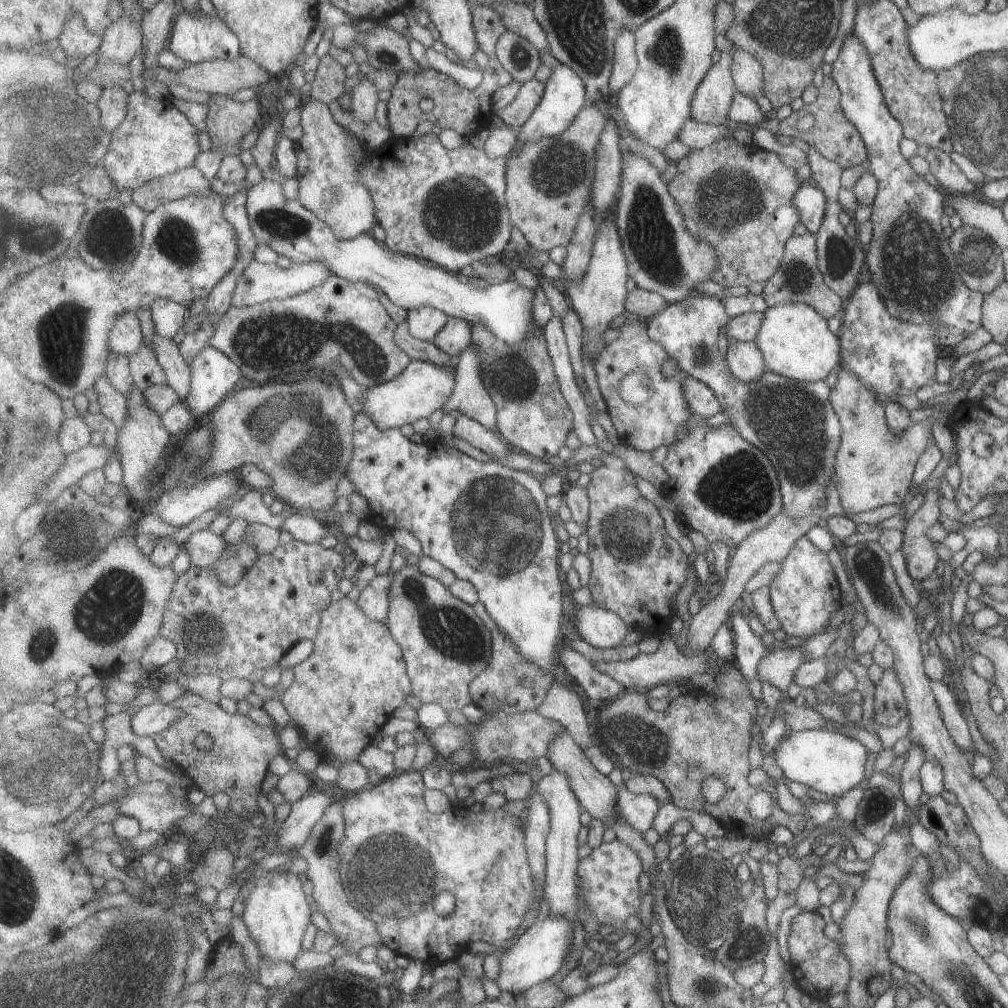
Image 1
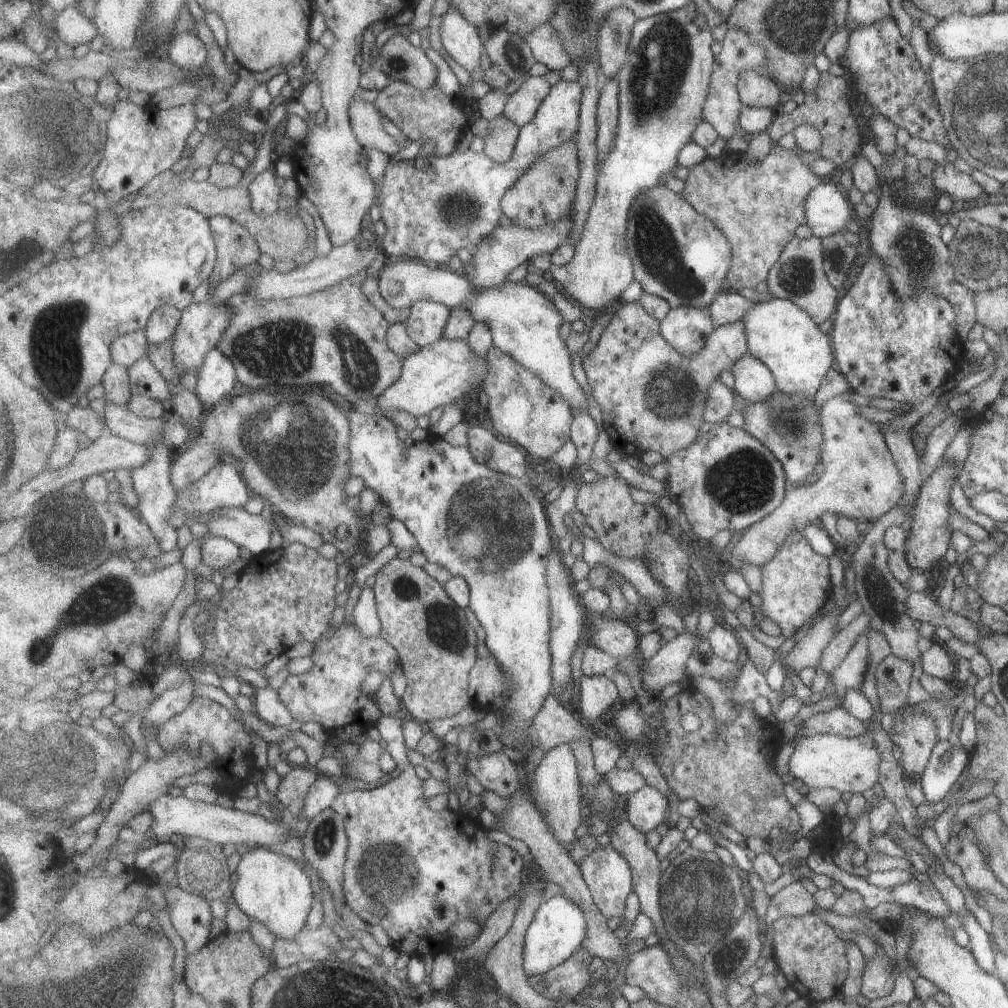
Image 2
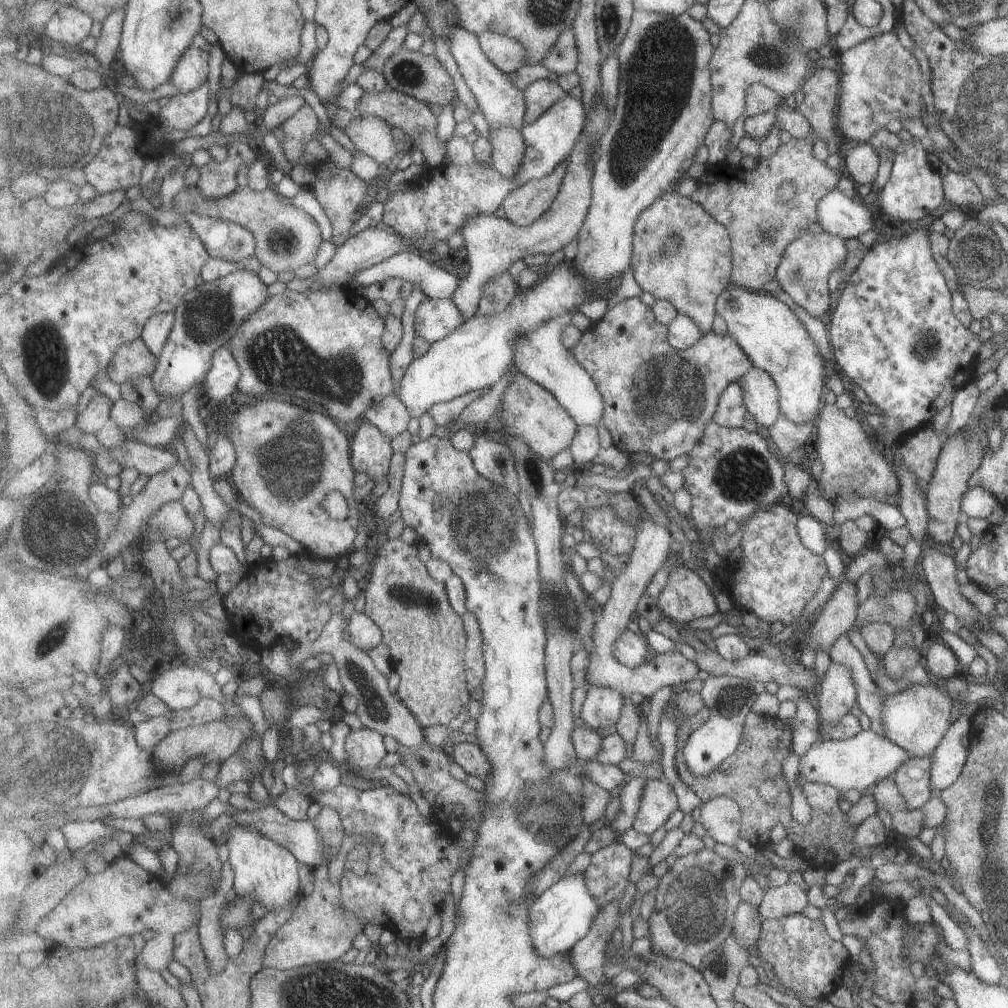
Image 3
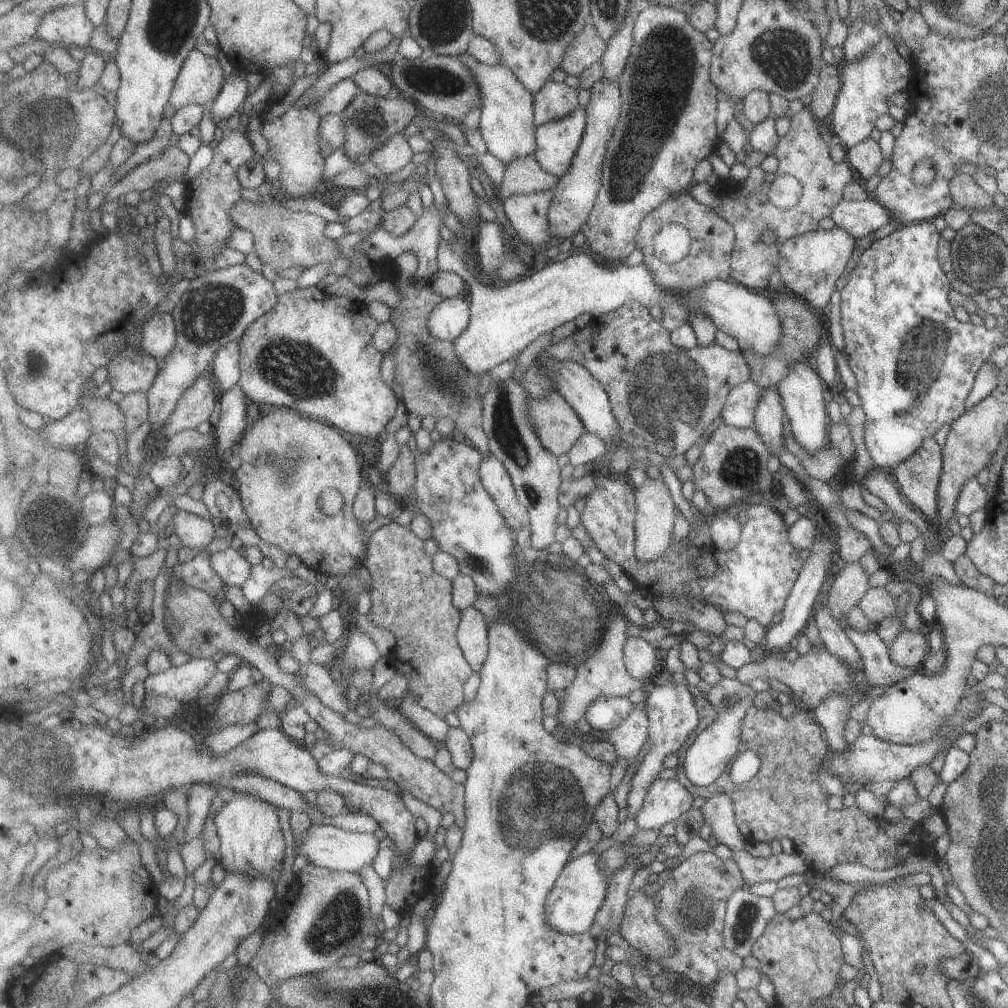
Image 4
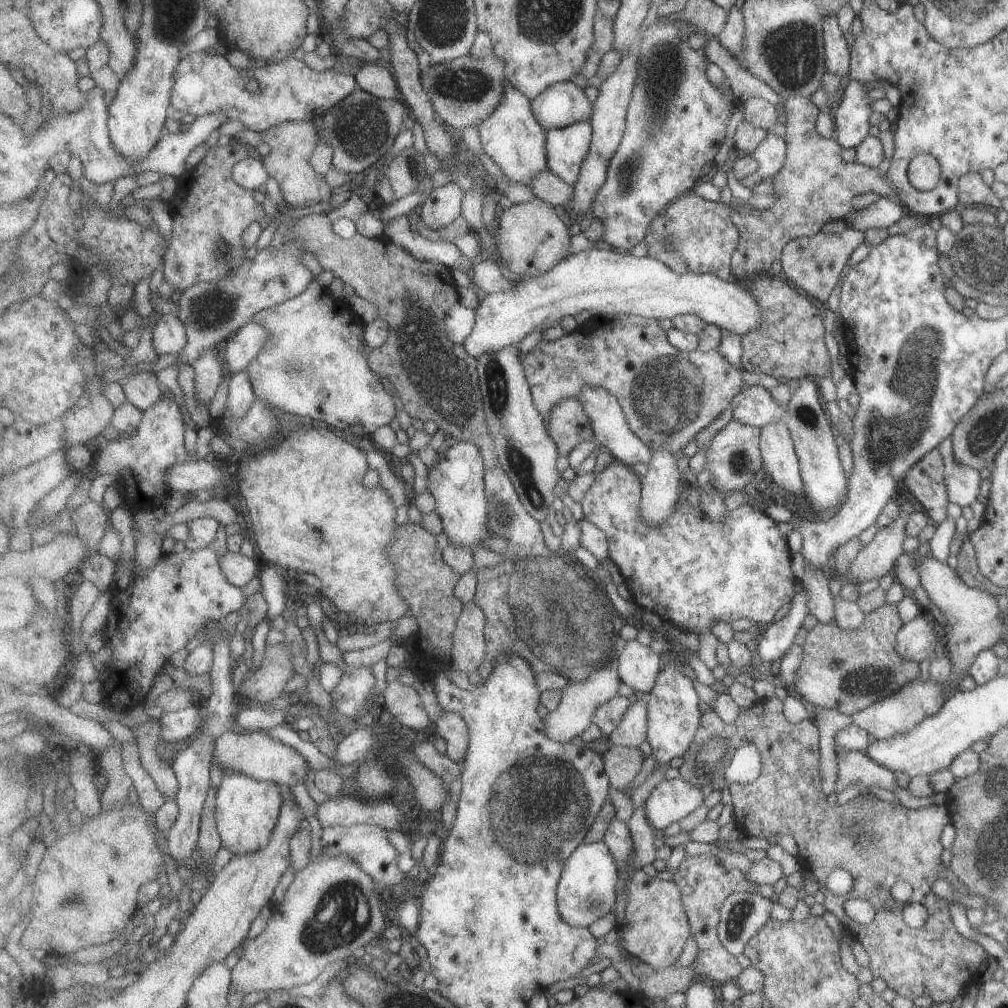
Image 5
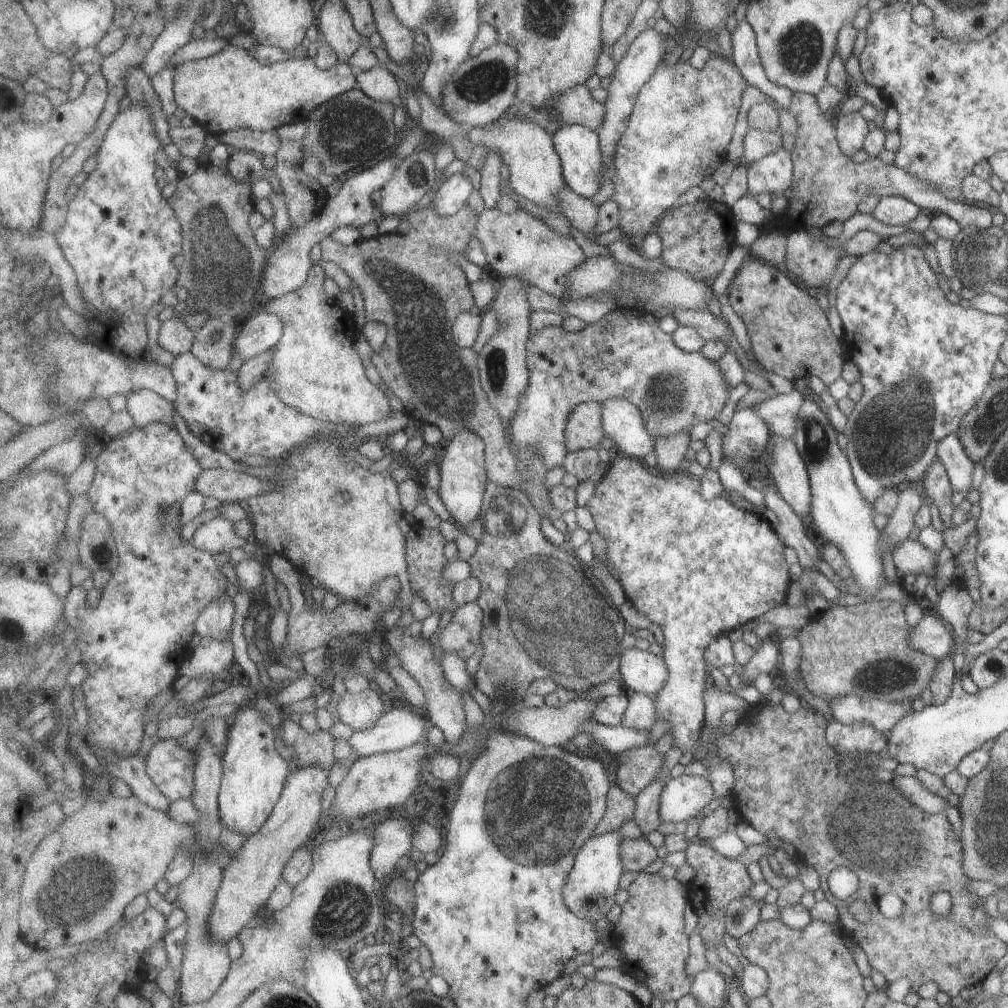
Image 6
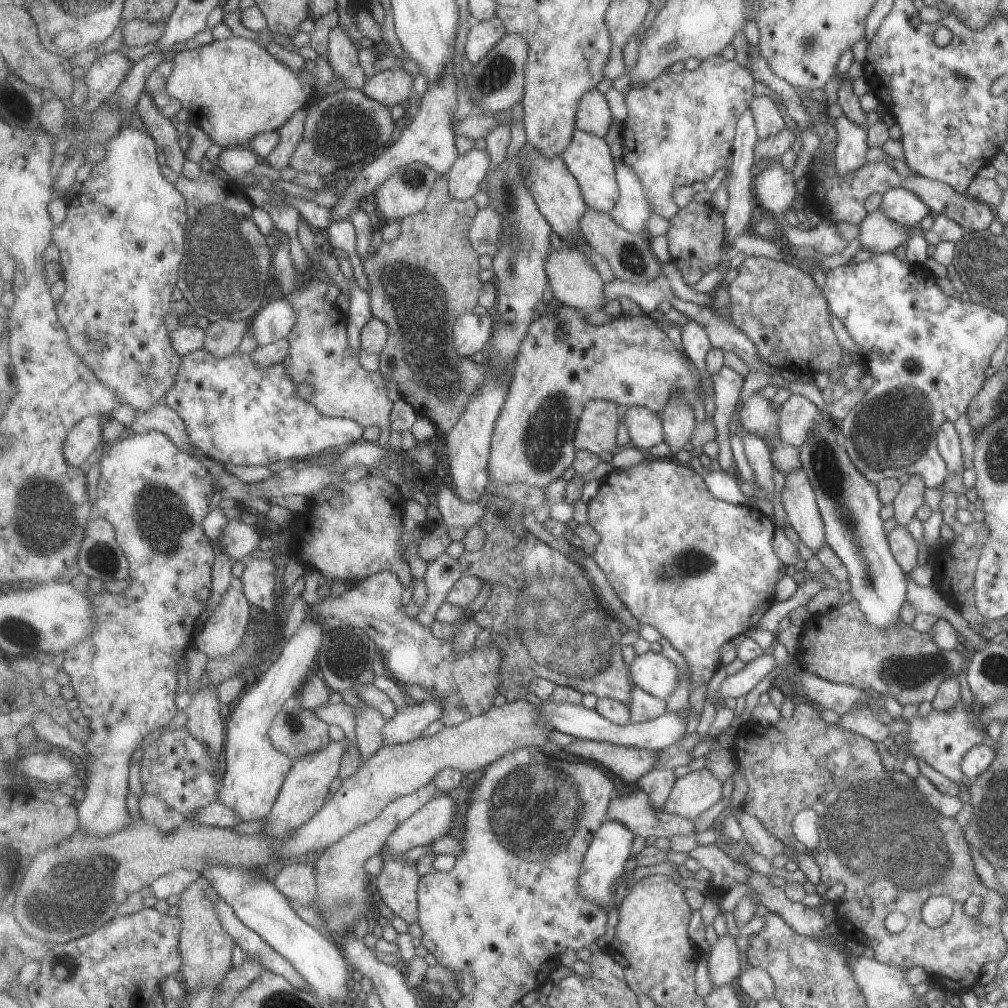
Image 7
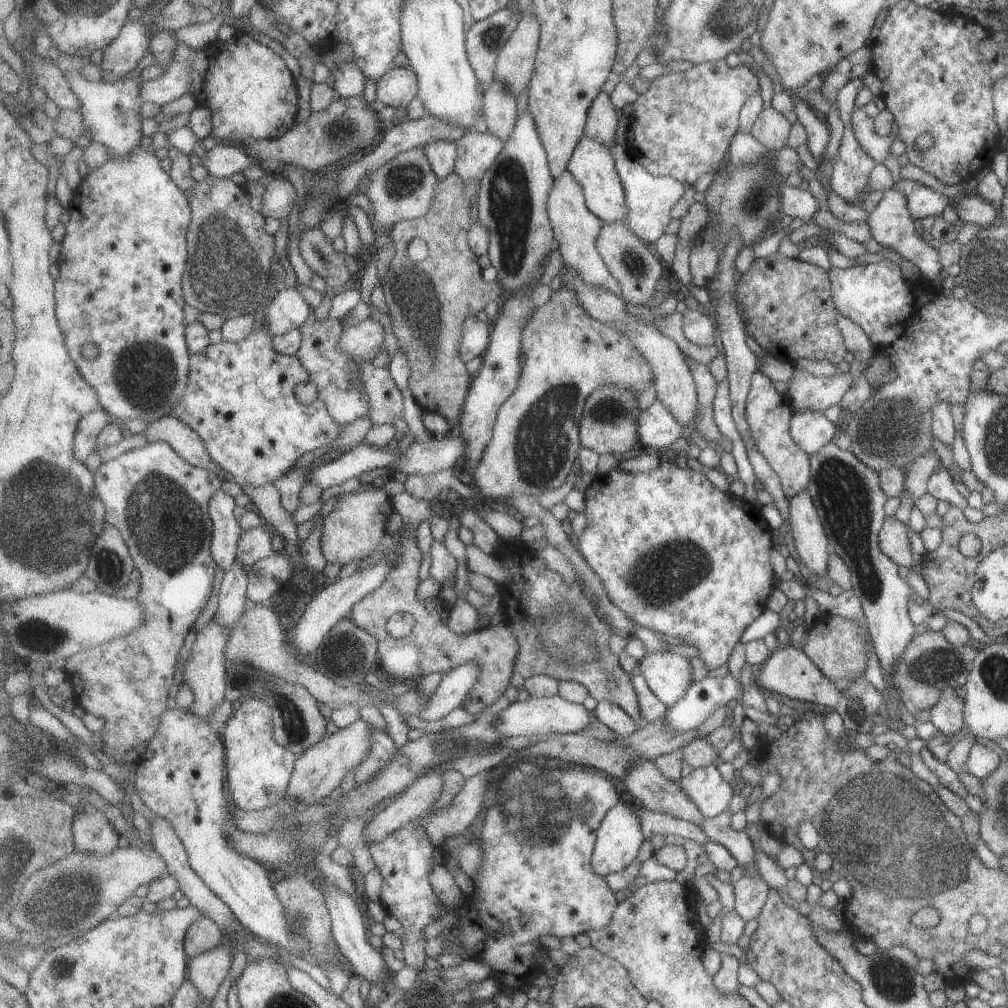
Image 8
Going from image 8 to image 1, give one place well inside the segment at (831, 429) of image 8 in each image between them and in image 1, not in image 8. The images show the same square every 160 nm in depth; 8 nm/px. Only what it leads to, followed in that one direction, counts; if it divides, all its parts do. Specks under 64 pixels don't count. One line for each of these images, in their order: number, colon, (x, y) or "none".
1: (704, 403)
2: (721, 400)
3: (731, 412)
4: (740, 409)
5: (753, 405)
6: (779, 411)
7: (798, 415)

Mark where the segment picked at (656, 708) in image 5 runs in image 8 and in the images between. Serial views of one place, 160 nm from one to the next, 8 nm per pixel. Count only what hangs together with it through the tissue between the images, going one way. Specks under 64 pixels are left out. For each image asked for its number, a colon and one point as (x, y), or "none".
6: (698, 569)
7: (700, 570)
8: (718, 584)

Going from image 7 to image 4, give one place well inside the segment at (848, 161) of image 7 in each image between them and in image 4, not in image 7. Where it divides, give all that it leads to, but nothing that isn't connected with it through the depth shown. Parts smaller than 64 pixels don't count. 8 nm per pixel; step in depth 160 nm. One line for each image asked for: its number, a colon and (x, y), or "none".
4: (868, 82)
5: (852, 114)
6: (852, 129)

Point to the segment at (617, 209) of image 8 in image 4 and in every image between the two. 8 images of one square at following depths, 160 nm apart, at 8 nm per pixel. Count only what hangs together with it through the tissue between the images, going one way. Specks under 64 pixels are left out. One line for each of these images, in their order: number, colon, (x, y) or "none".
4: (557, 142)
5: (567, 147)
6: (579, 148)
7: (588, 157)

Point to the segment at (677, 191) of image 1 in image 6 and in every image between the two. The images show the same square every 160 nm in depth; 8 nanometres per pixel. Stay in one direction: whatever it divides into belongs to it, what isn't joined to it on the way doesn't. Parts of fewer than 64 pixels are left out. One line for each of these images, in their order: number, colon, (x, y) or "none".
2: (758, 206)
3: (745, 201)
4: (802, 152)
5: (815, 185)
6: (828, 186)

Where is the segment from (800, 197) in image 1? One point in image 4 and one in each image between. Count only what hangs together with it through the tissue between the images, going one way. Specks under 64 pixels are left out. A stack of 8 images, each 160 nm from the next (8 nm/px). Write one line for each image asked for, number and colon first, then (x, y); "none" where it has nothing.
2: (828, 210)
3: (838, 214)
4: (859, 218)

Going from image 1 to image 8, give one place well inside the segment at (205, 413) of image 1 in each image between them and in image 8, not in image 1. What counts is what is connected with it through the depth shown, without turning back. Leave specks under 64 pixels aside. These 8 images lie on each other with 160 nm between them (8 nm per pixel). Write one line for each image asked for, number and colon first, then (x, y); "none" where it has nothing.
2: (216, 376)
3: (223, 377)
4: (226, 371)
5: (243, 347)
6: (262, 331)
7: (274, 322)
8: (289, 310)

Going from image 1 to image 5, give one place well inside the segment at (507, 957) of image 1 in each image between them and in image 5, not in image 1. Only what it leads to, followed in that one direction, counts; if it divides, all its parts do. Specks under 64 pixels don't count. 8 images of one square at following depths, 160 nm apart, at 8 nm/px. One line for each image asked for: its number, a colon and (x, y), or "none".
2: (558, 931)
3: (558, 920)
4: (572, 906)
5: (587, 891)

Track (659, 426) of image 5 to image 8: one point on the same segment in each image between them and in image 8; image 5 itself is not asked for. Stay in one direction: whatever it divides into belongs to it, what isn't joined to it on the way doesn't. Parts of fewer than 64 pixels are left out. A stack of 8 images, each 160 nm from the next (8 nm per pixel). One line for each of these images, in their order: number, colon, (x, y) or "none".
6: (625, 354)
7: (564, 363)
8: (568, 354)

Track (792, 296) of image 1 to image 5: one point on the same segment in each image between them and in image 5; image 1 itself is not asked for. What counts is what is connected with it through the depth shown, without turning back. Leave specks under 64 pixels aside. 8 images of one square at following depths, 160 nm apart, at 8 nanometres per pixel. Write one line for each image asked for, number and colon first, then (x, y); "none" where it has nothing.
2: (799, 275)
3: (804, 271)
4: (810, 265)
5: (816, 264)

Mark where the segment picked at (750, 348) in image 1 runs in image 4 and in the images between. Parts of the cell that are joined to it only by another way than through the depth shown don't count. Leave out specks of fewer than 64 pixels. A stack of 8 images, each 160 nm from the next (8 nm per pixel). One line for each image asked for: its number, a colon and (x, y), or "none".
2: (754, 381)
3: (761, 394)
4: (768, 422)

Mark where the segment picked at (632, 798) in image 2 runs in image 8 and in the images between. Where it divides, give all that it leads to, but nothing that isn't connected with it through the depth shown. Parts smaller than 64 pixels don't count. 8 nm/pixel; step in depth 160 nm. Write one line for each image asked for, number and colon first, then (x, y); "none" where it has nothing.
3: (659, 800)
4: (667, 799)
5: (671, 800)
6: (683, 798)
7: (693, 793)
8: (706, 786)

